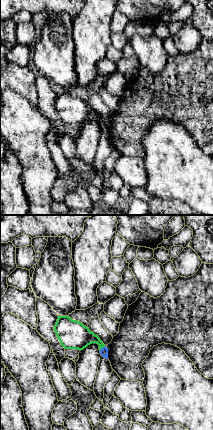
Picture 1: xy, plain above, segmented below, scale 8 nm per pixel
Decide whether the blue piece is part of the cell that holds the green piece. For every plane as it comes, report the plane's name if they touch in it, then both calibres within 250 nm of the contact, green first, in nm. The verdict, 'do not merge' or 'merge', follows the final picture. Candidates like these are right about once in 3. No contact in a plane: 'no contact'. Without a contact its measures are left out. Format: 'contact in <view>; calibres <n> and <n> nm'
contact in xy; calibres 220 and 60 nm

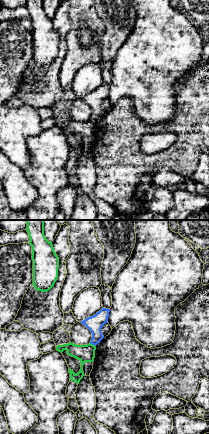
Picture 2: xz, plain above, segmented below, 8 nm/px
contact in xz; calibres 140 and 130 nm

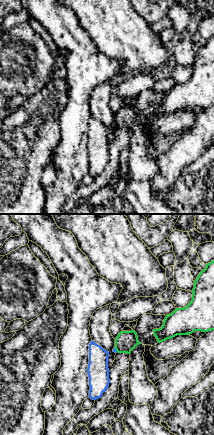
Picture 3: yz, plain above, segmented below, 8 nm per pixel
contact in yz; calibres 170 and 30 nm

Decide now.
do not merge

